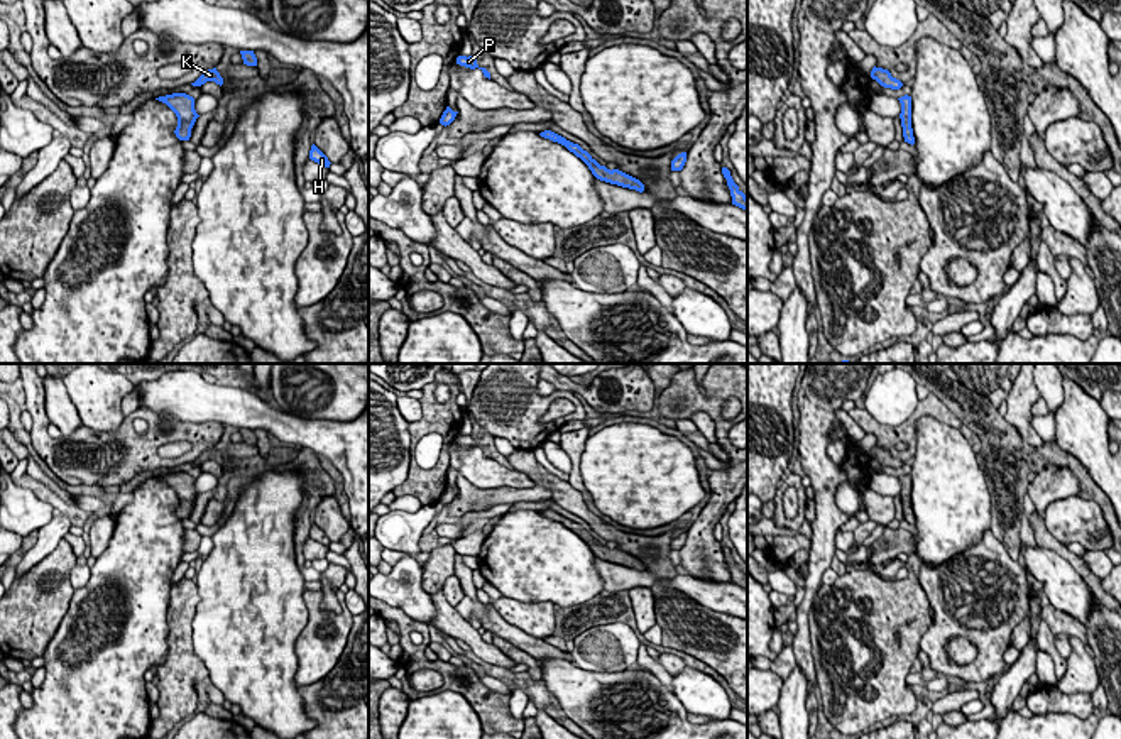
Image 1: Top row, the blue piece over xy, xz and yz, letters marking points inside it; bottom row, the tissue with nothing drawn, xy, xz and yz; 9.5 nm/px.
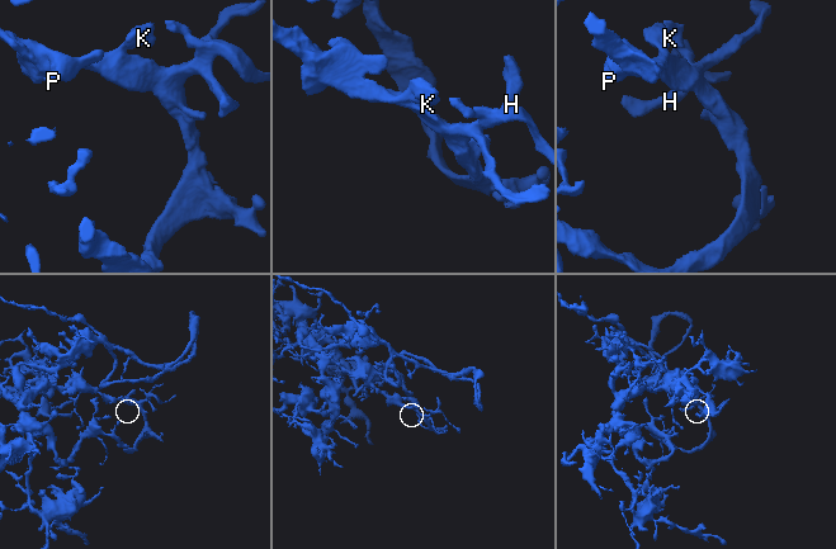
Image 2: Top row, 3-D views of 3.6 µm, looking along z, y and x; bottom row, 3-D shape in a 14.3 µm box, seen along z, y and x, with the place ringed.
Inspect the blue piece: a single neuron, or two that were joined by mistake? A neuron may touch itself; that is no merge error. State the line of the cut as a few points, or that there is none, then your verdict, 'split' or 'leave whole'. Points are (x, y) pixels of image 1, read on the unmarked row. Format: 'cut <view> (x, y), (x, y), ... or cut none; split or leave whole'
cut none; leave whole

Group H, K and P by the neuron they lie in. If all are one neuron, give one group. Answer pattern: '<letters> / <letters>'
H K P

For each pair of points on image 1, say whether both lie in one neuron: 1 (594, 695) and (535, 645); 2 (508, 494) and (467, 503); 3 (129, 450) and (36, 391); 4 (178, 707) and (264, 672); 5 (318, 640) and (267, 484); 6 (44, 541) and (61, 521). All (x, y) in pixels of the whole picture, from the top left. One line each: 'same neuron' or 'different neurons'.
1: different neurons
2: same neuron
3: same neuron
4: different neurons
5: different neurons
6: same neuron

